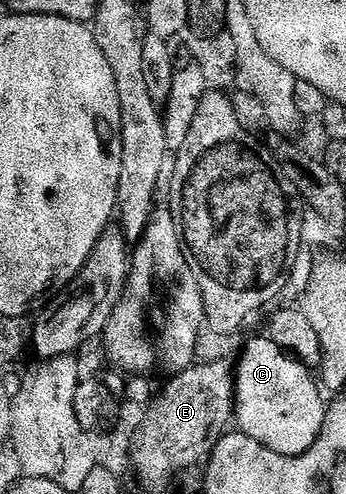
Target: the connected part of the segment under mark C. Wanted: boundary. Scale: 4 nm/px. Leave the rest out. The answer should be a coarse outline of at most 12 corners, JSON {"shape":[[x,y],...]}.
{"shape":[[259,335],[235,368],[237,428],[298,456],[322,429],[309,368]]}

